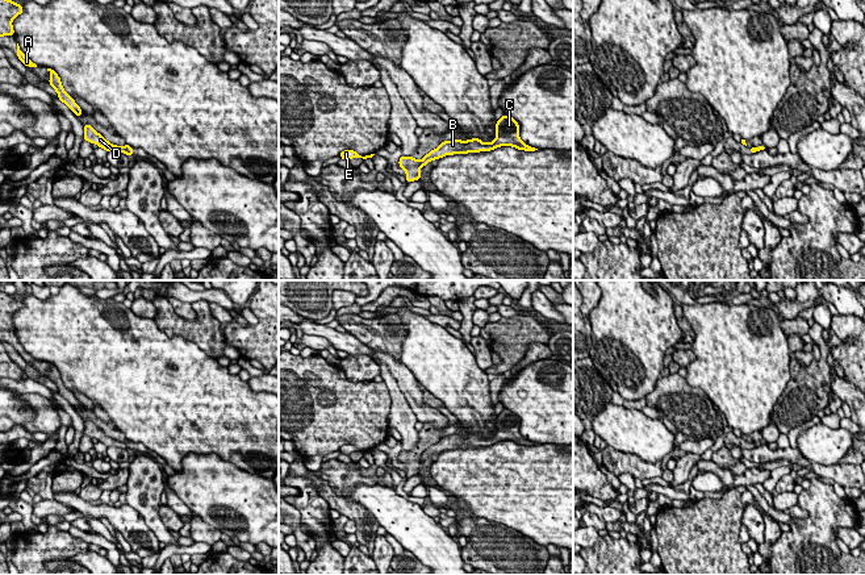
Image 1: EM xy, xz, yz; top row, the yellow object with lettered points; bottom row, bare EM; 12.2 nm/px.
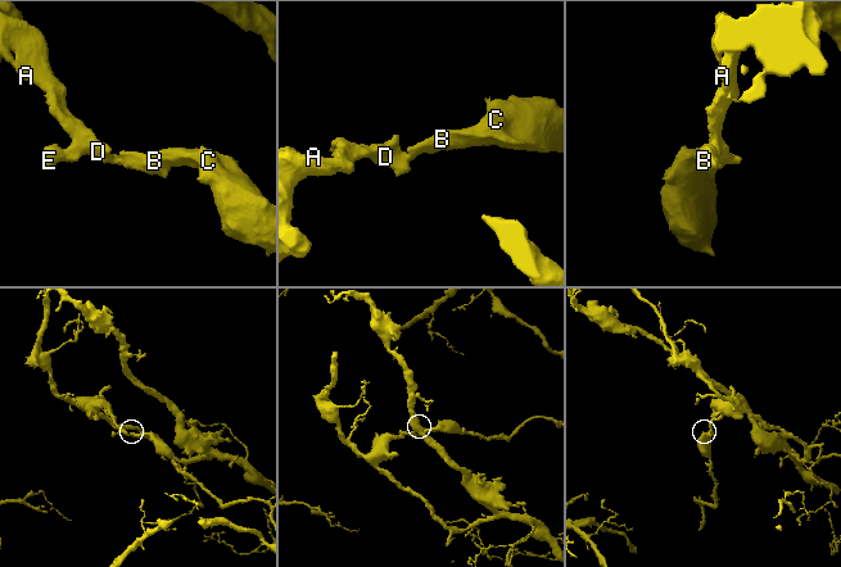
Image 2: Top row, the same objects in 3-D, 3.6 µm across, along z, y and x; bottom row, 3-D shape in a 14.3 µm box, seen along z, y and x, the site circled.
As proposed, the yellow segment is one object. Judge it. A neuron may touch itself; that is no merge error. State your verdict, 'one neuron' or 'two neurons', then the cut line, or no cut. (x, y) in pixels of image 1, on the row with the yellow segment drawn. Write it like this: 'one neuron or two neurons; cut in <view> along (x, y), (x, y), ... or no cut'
two neurons; cut in xz along (418, 162), (421, 166)

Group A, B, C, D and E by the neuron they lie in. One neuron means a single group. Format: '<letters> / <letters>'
A D E / B C

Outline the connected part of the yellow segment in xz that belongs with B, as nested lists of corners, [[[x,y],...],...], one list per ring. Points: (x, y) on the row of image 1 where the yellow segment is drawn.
[[[503,114],[496,124],[496,134],[493,142],[484,143],[480,138],[472,138],[467,141],[460,141],[457,138],[451,141],[442,142],[436,149],[431,150],[426,154],[419,164],[421,167],[426,166],[429,162],[434,159],[440,159],[446,155],[454,154],[468,154],[468,153],[480,153],[480,151],[490,151],[501,146],[513,146],[518,150],[525,151],[535,151],[538,149],[526,145],[519,138],[519,124],[510,116]]]

